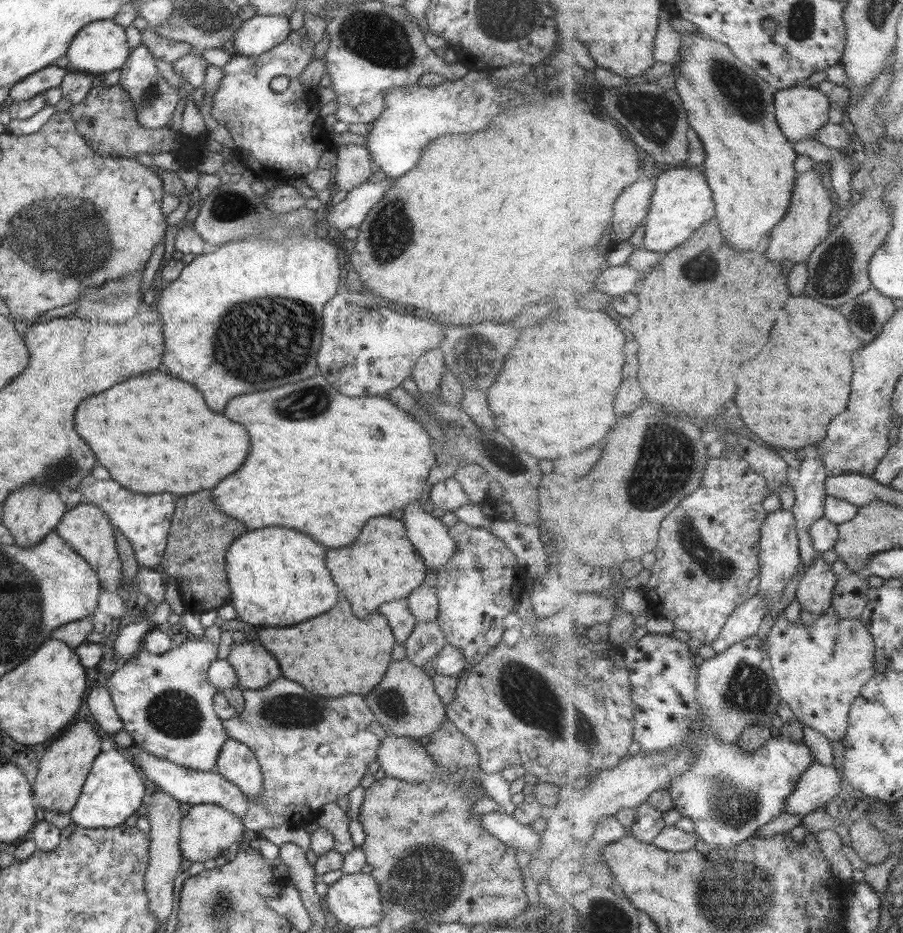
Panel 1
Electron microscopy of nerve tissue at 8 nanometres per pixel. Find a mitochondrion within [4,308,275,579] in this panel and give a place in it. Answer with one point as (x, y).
(65, 469)

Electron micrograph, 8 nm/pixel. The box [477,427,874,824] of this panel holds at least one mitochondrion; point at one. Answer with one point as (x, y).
(523, 691)

